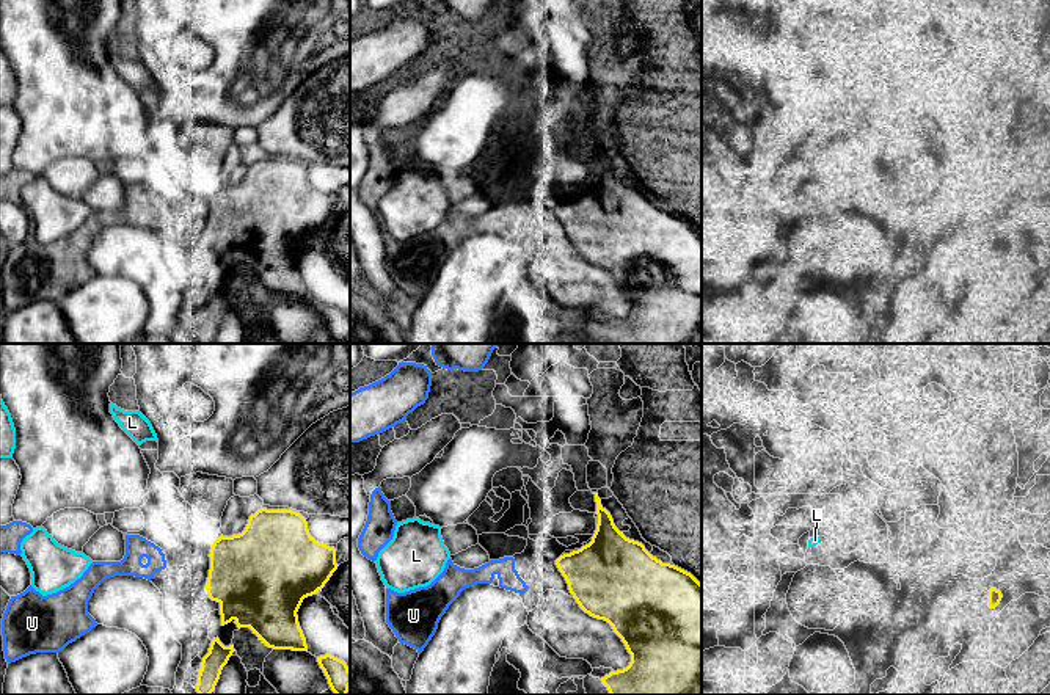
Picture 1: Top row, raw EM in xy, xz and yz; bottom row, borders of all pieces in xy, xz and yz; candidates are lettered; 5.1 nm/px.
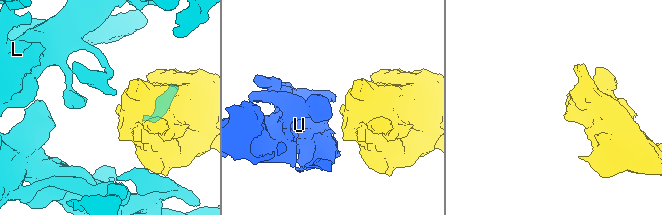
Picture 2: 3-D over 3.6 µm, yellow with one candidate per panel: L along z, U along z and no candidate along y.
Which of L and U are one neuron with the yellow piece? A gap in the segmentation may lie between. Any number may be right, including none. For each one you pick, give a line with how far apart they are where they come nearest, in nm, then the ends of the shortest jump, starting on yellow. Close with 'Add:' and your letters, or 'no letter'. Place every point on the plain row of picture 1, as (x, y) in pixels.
U: Distance 190 nm. Across: xz (557, 215), (524, 231)
Add: U

